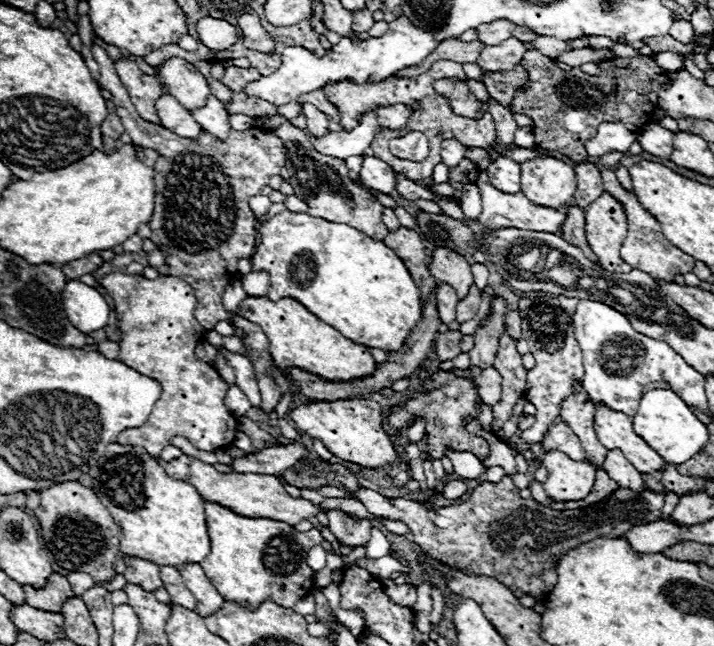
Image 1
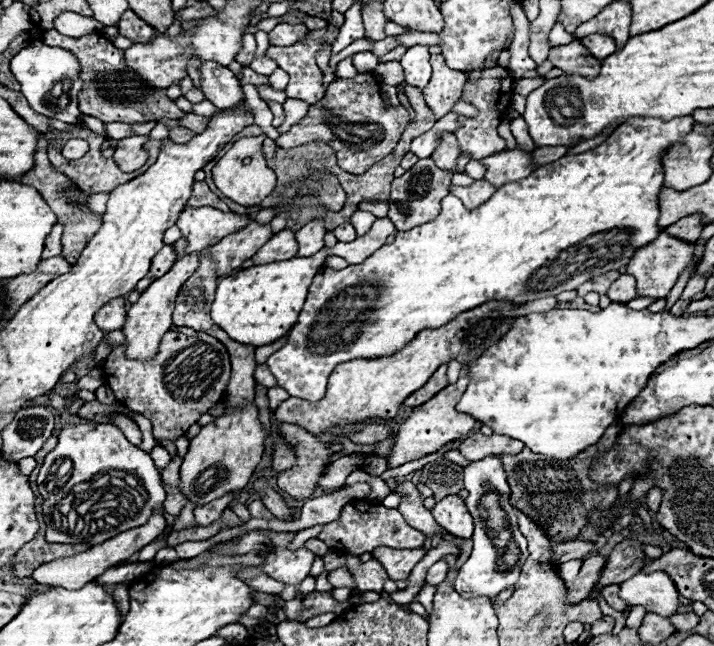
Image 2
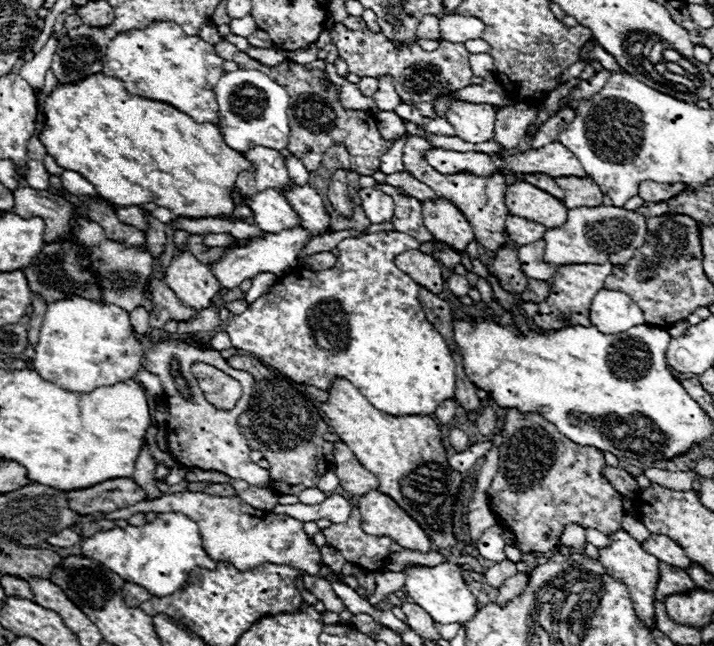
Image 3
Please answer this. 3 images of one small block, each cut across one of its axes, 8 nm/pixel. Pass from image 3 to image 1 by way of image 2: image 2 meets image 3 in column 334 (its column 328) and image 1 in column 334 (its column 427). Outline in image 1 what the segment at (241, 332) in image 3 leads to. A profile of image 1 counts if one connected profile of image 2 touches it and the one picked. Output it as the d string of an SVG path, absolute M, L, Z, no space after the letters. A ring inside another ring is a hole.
M284 210L262 228L262 244L252 258L252 268L268 274L268 300L276 302L280 298L294 298L322 322L328 322L344 334L344 338L368 348L380 348L384 352L402 350L412 328L422 318L420 290L396 252L346 224L332 224L304 212Z

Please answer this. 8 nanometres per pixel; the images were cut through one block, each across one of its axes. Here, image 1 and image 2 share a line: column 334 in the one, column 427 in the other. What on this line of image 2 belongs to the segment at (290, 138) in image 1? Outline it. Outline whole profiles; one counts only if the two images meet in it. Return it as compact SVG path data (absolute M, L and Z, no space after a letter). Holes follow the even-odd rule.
M422 158L418 160L404 176L392 180L392 194L390 194L390 210L388 218L396 226L398 232L404 232L408 228L434 222L440 214L440 200L450 194L450 180L452 172L436 168L432 158Z

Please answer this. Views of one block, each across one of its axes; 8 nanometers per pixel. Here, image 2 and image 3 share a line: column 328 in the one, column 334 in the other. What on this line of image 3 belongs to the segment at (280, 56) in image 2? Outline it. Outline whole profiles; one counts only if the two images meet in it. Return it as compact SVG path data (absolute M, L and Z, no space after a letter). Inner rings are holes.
M336 24L330 30L332 42L336 44L336 50L340 58L346 60L348 72L356 76L382 76L390 74L394 78L396 92L402 102L418 108L422 116L436 116L430 112L430 108L424 108L424 104L430 104L430 100L444 96L448 90L458 90L464 86L470 86L470 78L474 76L470 68L470 52L464 44L454 44L448 40L442 40L440 46L432 52L424 52L420 46L404 46L398 52L394 50L392 42L388 42L382 34L368 32L354 32L348 30L342 24Z

